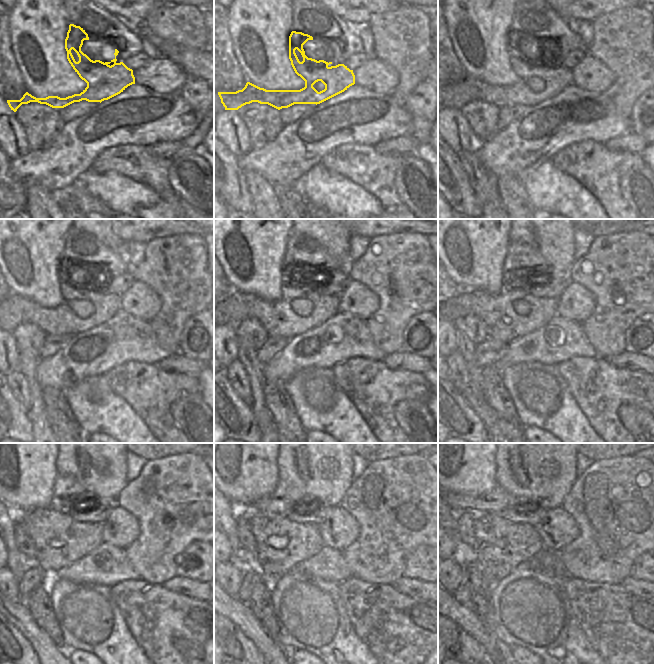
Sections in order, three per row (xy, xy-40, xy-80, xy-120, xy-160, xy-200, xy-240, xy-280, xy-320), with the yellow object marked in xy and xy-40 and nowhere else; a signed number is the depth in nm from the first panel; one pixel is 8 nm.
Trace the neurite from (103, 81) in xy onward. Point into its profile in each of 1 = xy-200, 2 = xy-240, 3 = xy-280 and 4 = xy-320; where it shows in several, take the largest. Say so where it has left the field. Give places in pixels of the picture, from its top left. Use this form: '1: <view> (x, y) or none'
1: xy-200 (502, 323)
2: xy-240 (59, 540)
3: xy-280 (282, 544)
4: xy-320 (502, 545)

